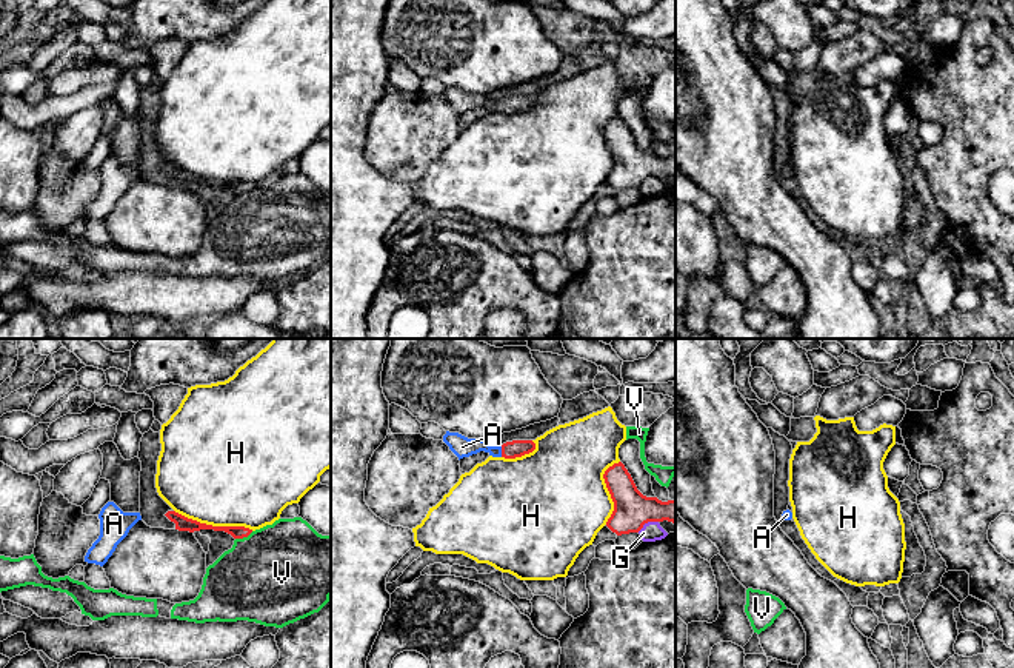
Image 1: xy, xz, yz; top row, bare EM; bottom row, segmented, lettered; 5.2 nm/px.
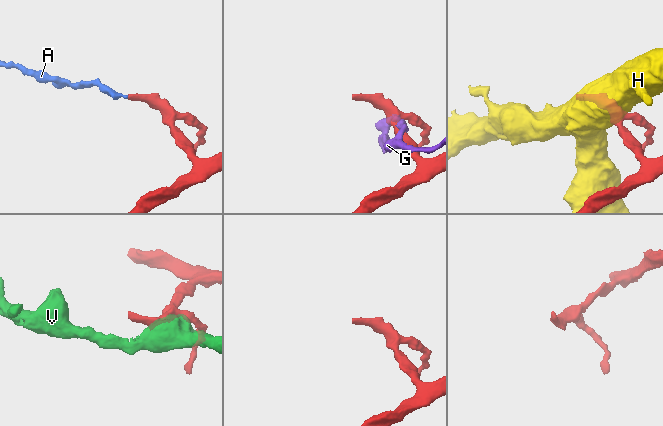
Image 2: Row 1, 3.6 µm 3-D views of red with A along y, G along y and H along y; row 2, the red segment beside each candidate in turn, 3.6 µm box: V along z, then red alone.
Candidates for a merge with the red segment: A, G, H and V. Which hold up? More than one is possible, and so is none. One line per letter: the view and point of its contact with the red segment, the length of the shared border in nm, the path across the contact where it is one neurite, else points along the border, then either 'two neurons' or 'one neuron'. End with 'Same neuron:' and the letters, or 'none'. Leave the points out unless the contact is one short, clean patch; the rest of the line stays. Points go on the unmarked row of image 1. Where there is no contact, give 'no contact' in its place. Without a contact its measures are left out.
A: meets red in xz at (502, 106); contact 60 nm long; one neuron
G: meets red in xz at (647, 177); contact 130 nm long; two neurons
H: meets red in xy at (214, 182); contact 420 nm long; two neurons
V: meets red in xy at (243, 191); contact 100 nm long; two neurons
Same neuron: A

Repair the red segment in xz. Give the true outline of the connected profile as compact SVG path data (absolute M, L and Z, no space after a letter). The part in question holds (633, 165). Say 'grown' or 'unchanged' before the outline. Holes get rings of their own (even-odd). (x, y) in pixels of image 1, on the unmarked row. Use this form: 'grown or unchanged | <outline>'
unchanged | M622 117L609 122L603 134L614 157L606 182L617 191L639 188L648 177L668 175L675 180L675 155L643 151Z

